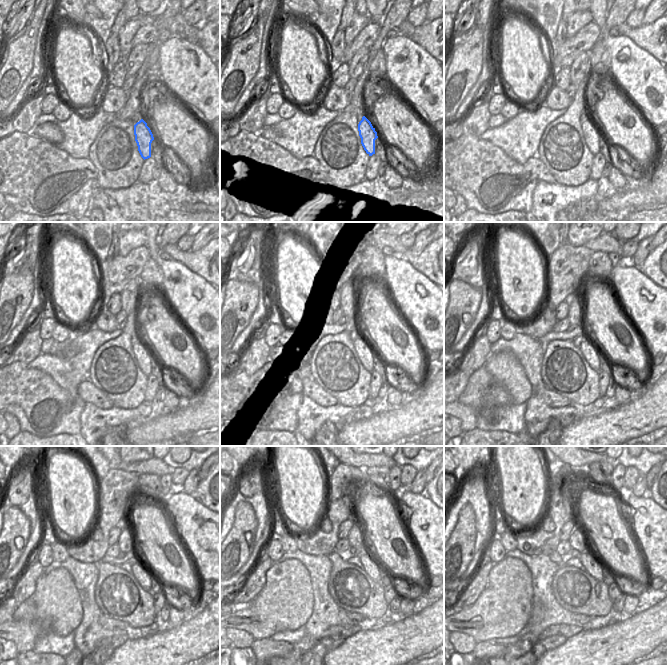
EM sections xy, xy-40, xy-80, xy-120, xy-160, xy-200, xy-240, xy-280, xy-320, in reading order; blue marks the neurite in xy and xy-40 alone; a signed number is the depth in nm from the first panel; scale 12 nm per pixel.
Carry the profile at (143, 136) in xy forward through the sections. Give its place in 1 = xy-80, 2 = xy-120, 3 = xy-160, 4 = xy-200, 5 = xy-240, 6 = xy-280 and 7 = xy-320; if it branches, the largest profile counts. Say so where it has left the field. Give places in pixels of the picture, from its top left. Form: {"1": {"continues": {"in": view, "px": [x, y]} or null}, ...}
{"1": {"continues": {"in": "xy-80", "px": [591, 134]}}, "2": {"continues": {"in": "xy-120", "px": [144, 358]}}, "3": {"continues": {"in": "xy-160", "px": [366, 355]}}, "4": {"continues": {"in": "xy-200", "px": [589, 351]}}, "5": {"continues": {"in": "xy-240", "px": [144, 578]}}, "6": {"continues": {"in": "xy-280", "px": [372, 571]}}, "7": {"continues": {"in": "xy-320", "px": [593, 567]}}}

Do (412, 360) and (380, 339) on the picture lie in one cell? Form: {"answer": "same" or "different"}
{"answer": "same"}

